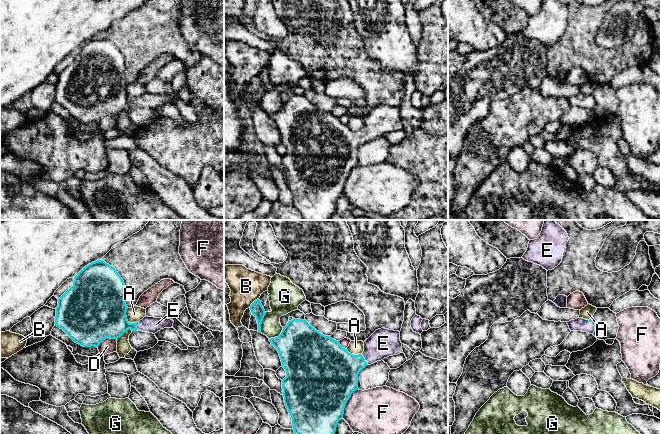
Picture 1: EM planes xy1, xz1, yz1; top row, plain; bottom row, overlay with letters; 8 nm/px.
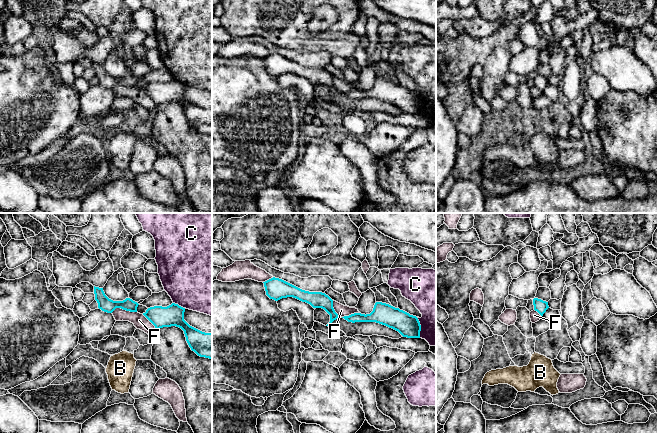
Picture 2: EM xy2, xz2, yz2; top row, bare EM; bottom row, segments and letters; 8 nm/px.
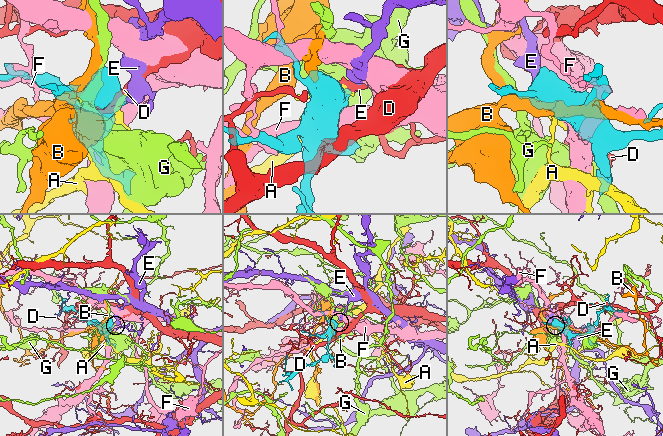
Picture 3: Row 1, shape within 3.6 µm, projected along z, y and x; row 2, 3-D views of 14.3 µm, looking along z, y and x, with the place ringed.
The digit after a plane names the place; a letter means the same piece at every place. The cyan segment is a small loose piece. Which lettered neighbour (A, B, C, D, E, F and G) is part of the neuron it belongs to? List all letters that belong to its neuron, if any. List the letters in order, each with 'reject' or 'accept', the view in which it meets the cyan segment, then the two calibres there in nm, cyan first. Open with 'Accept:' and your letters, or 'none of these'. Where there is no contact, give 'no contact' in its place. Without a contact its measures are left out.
Accept: E
A: reject | xy1 | 460/130 nm
B: reject | xz1 | 100/260 nm
C: reject | xz2 | 180/320 nm
D: reject | xy1 | 500/120 nm
E: accept | xz1 | 360/220 nm
F: reject | xz1 | 500/380 nm
G: reject | xz1 | 100/220 nm

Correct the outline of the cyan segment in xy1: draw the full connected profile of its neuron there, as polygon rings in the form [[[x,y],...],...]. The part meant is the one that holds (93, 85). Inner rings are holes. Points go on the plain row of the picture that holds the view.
[[[97,36],[85,42],[74,53],[73,62],[58,75],[55,102],[83,123],[98,123],[104,115],[118,115],[128,105],[155,110],[161,105],[173,104],[174,97],[171,95],[148,92],[139,98],[129,99],[127,85],[123,55],[114,43],[103,36]]]

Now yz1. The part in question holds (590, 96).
[[[577,94],[567,98],[571,107],[582,107],[589,110],[593,110],[595,107],[595,99],[592,95],[586,96],[583,94]]]

